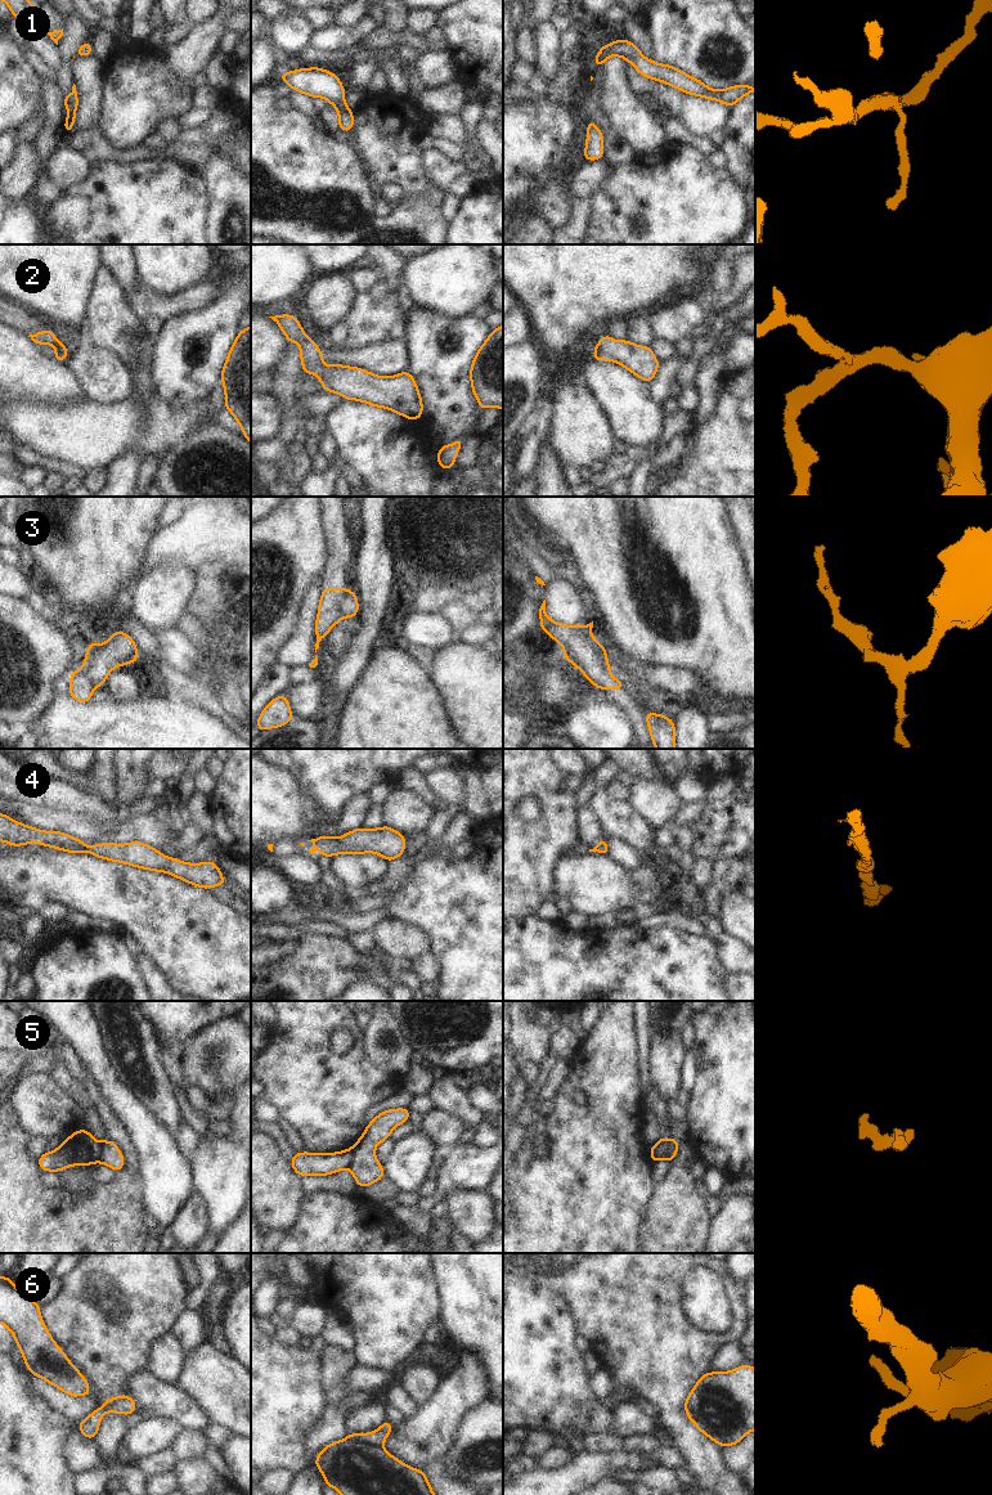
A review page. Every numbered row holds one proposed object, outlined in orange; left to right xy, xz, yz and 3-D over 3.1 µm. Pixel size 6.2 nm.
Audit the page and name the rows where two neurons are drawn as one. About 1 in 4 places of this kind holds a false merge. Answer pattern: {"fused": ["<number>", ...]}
{"fused": ["3", "5", "6"]}

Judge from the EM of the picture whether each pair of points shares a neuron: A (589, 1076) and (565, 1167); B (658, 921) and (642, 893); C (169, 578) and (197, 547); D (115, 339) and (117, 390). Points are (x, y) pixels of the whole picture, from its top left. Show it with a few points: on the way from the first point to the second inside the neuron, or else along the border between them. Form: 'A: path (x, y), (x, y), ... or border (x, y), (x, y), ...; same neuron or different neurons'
A: path (593, 1099), (593, 1139), (588, 1144); same neuron
B: border (649, 911), (641, 914); different neurons
C: border (152, 568), (184, 564), (193, 571); different neurons
D: border (93, 345), (113, 351), (131, 369); different neurons

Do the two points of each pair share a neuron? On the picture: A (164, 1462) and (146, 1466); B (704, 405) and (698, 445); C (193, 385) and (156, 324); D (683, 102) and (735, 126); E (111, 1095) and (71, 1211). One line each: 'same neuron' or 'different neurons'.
A: same neuron
B: different neurons
C: different neurons
D: different neurons
E: different neurons

